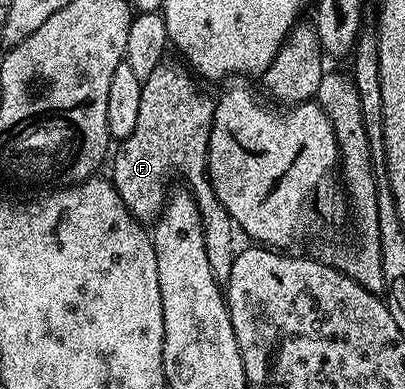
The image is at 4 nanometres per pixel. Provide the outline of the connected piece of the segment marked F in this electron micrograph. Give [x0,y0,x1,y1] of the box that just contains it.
[113,59,214,222]

